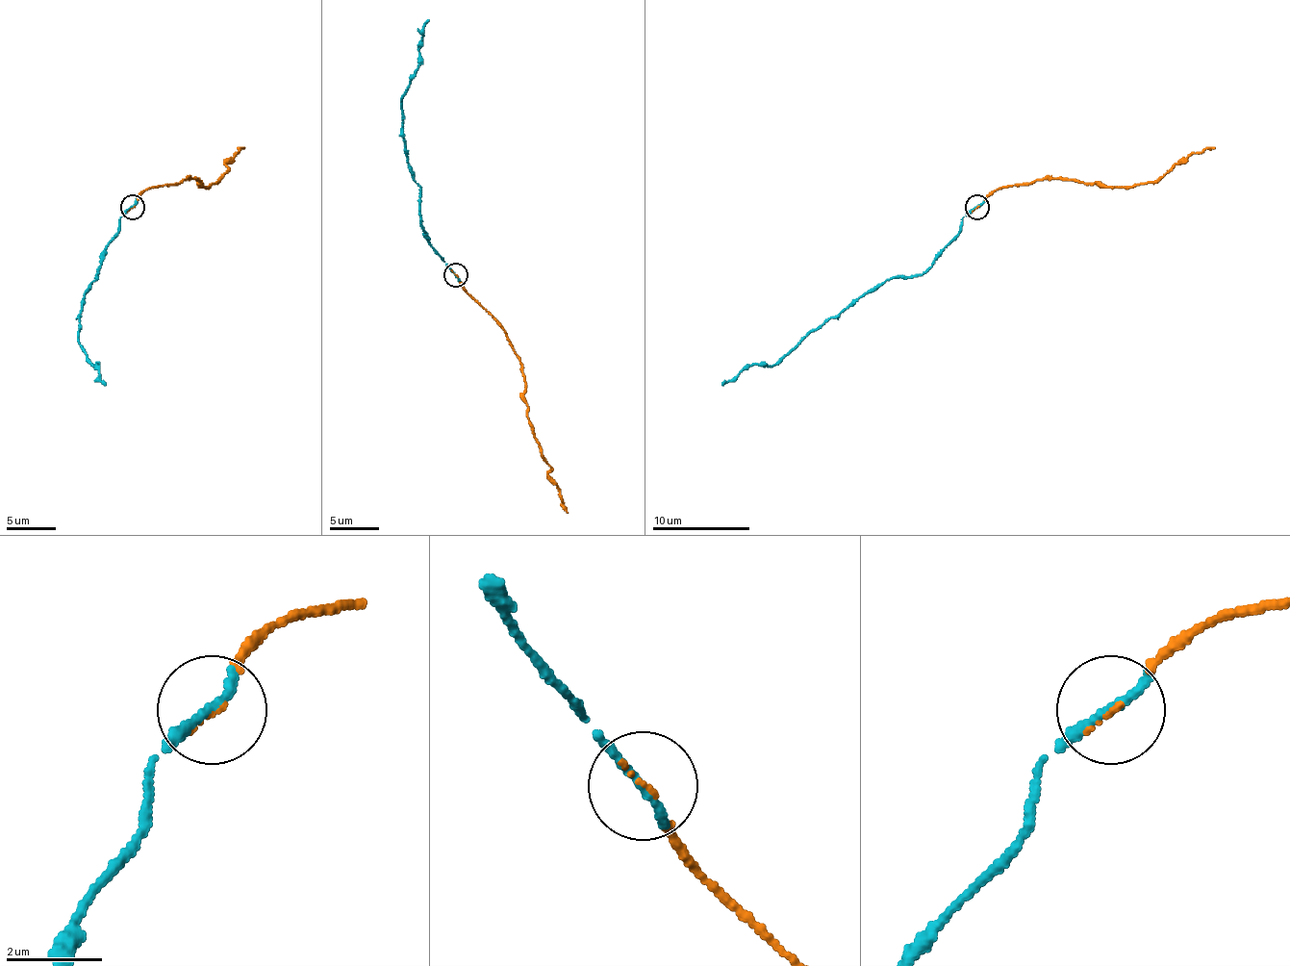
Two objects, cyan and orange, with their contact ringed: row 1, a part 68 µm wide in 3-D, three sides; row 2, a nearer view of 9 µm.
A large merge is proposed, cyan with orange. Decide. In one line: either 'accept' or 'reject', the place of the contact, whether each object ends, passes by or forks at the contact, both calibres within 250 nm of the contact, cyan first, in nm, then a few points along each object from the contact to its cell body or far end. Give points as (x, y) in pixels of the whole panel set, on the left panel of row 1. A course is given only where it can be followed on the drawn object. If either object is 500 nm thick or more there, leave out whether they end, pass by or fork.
accept | (132, 207) | cyan passes by | orange ends | 160/70 nm | cyan via (133, 206), (120, 216), (118, 236), (106, 247), (96, 277), (84, 292), (79, 314), (79, 343), (106, 384) | orange via (133, 206), (147, 190), (182, 180), (198, 180), (209, 187), (225, 169), (225, 165), (245, 148)

